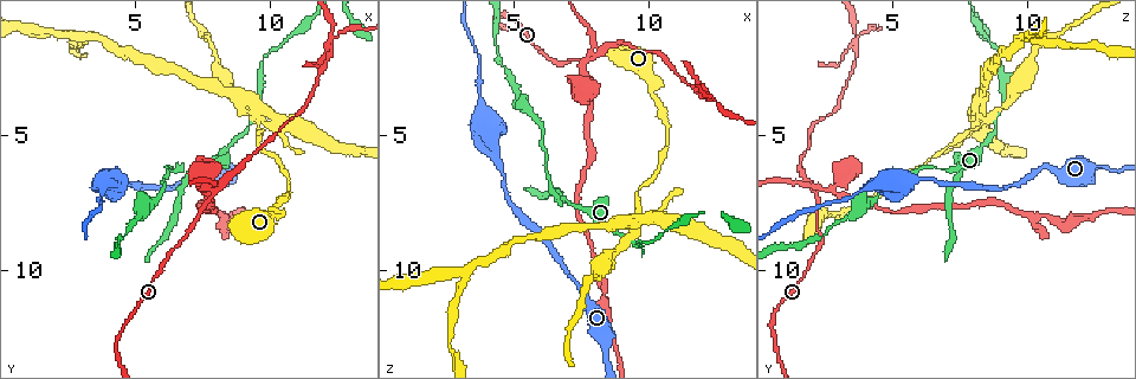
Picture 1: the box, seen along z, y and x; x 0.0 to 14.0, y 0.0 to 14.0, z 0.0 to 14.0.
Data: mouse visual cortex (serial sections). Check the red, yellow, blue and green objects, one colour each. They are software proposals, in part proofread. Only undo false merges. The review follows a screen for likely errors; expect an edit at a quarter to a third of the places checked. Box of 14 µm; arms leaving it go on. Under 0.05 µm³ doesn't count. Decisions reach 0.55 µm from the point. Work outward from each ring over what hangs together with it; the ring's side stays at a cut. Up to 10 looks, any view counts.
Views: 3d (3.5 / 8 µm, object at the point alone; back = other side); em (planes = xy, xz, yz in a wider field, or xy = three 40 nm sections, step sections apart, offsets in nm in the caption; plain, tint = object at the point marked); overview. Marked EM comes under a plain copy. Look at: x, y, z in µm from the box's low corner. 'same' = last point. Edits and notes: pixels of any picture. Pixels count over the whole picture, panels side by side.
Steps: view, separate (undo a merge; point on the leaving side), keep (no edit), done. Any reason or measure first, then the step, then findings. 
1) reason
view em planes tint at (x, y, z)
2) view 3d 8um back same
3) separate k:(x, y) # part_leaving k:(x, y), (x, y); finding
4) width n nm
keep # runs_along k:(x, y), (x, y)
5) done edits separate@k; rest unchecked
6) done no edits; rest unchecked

three-way junction
view 3d 8um at (7.0, 6.5, 7.5)

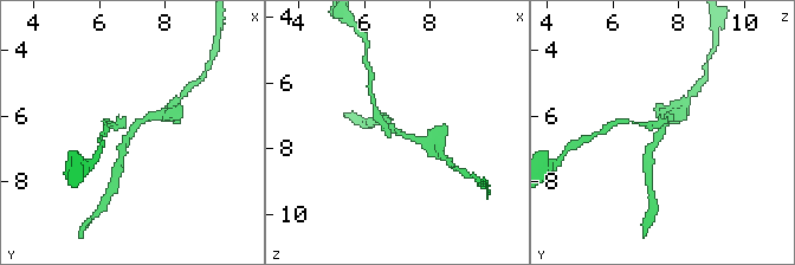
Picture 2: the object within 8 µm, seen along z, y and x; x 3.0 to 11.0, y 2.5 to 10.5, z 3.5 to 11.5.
arms 3; arm_widths 150, 200, 200 nm; shape alone is not enough
view em planes tint at (6.9, 6.4, 7.4)

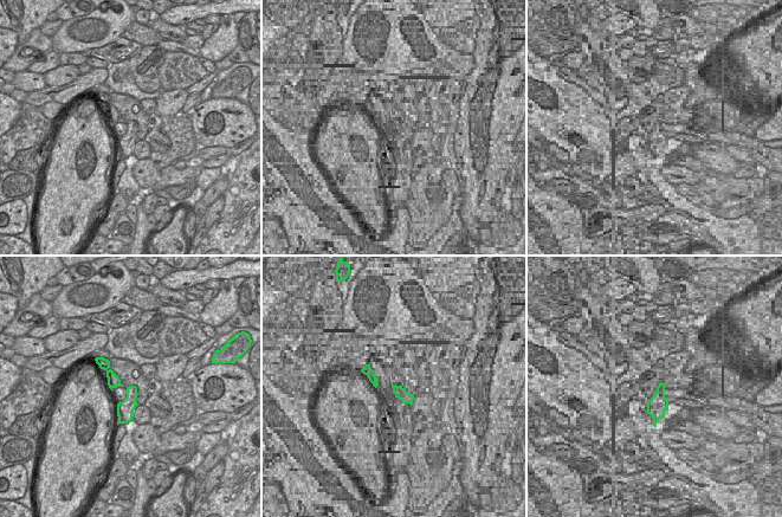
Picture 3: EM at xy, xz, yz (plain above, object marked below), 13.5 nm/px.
separate 2:(110, 124) # part_leaving 2:(659, 128), (659, 125), (619, 121); a second cell is stuck on

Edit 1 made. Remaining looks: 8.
view overview

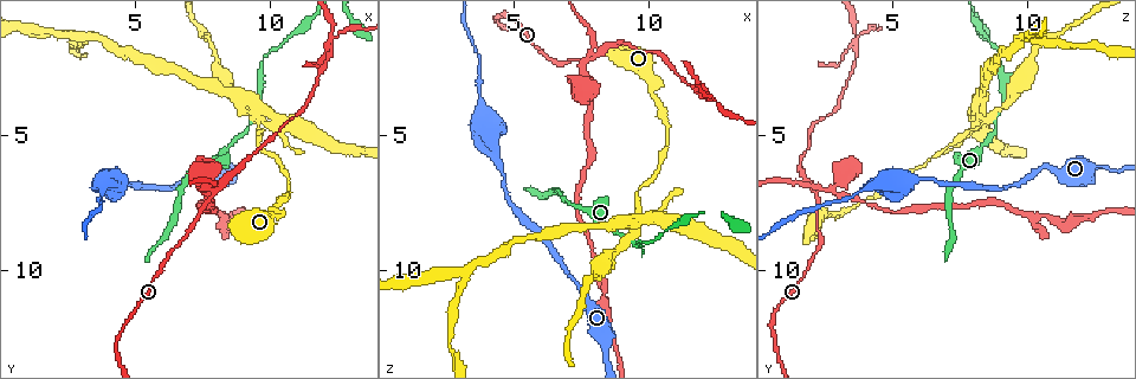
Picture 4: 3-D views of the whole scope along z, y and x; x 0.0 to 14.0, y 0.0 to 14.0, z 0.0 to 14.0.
looks like a crossing
view 3d 3.5um at (7.9, 7.1, 2.2)

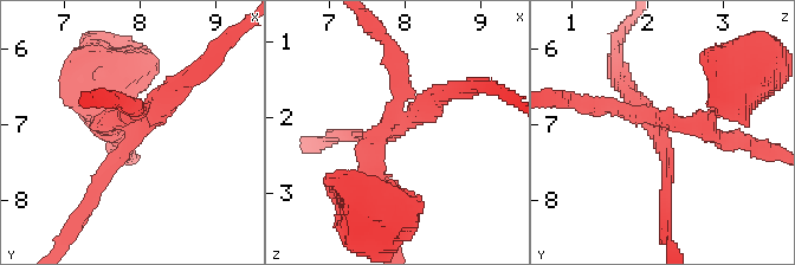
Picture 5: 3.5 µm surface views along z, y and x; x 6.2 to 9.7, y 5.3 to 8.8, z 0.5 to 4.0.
arms 4; arm_widths 150, 200, 250, 300 nm
view em xy step 3 tint at (7.90, 7.05, 2.15)

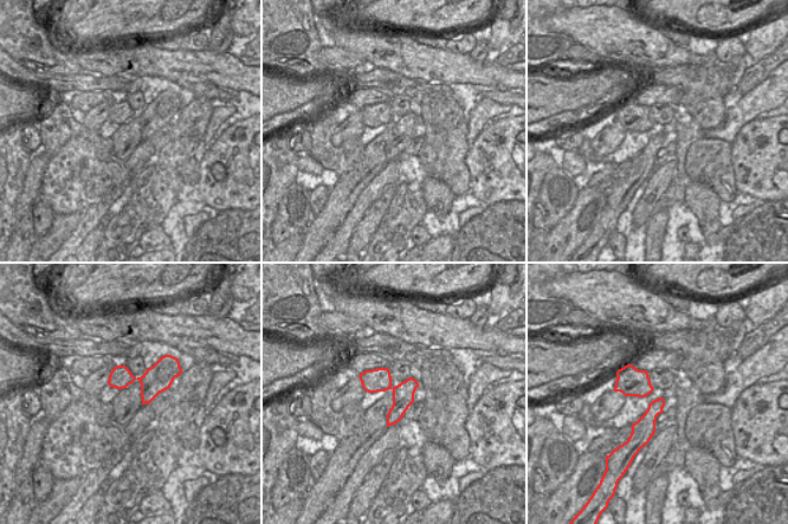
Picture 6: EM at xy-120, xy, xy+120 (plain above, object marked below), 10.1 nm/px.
cut it another way
view em planes tint same

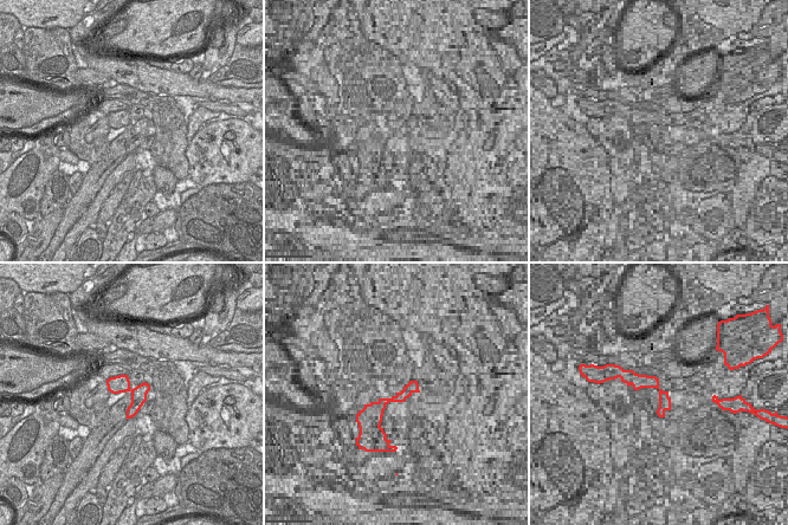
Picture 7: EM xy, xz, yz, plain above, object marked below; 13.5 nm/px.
separate 5:(687, 127) # part_leaving 5:(660, 123), (755, 146); two cells meet here

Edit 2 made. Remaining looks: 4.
two arms in line, one across
view 3d 3.5um back at (12.4, 1.4, 3.7)

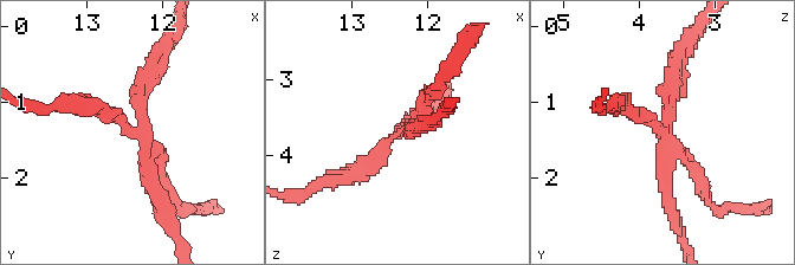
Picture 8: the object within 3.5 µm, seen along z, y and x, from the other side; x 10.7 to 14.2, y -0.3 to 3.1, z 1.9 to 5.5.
need the tissue
view em planes tint at (12.30, 1.40, 3.65)

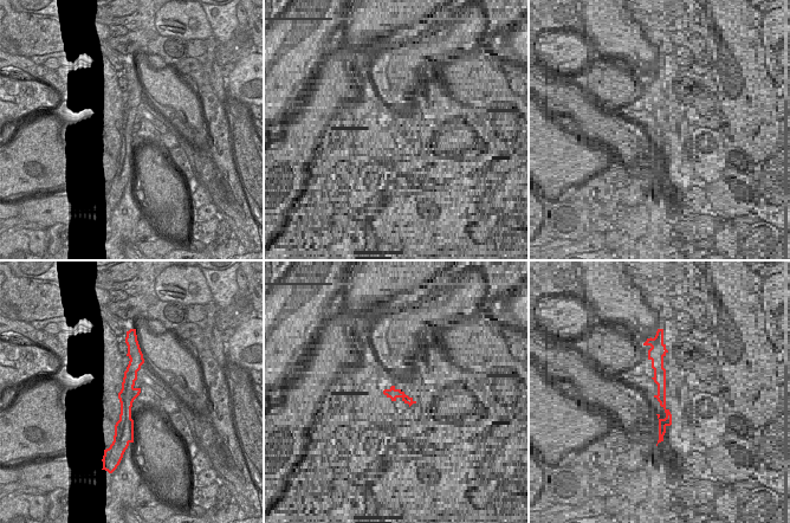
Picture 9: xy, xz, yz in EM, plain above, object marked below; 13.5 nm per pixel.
separate 8:(703, 185) # part_leaving 8:(665, 134), (616, 101), (607, 108); two cells meet here

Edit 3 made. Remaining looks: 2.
done edits separate@2, separate@5, separate@8; rest unchecked

